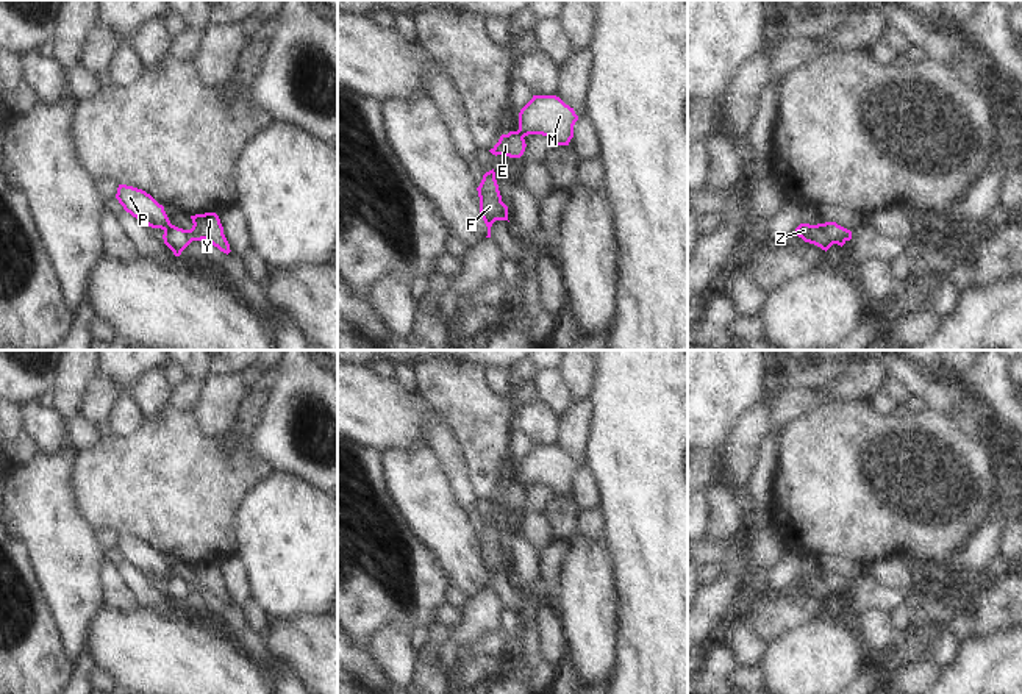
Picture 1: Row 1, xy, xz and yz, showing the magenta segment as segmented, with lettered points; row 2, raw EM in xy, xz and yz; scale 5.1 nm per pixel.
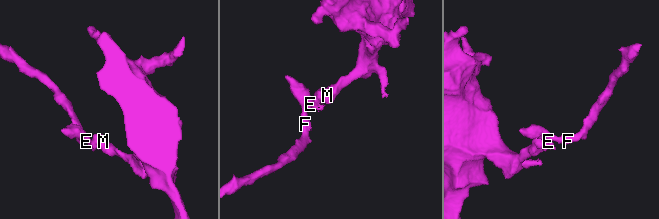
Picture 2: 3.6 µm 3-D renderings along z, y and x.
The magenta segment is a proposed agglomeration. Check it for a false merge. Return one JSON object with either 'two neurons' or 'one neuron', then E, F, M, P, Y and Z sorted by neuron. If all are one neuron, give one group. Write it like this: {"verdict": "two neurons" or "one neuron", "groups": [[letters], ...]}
{"verdict": "two neurons", "groups": [["E", "F", "P"], ["M", "Y", "Z"]]}

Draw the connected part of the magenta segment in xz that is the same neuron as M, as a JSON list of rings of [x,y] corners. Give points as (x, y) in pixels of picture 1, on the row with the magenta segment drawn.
[[[533,95],[533,98],[519,113],[517,133],[542,134],[555,145],[569,145],[574,138],[574,125],[578,120],[574,108],[566,105],[556,95]]]

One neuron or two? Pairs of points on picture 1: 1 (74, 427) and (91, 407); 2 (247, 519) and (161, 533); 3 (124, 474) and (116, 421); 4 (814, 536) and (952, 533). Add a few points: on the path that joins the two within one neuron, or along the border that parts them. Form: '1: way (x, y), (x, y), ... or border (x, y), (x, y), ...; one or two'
1: border (78, 414), (96, 425); two
2: border (249, 490), (239, 502), (233, 519), (233, 552); two
3: border (147, 418), (133, 432), (124, 436), (113, 435); two
4: way (849, 533), (918, 533); one

